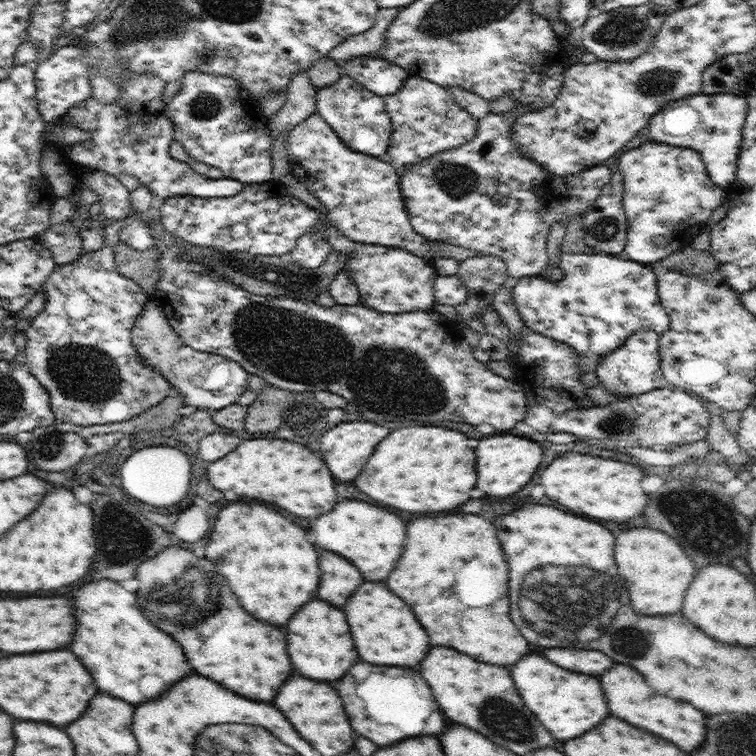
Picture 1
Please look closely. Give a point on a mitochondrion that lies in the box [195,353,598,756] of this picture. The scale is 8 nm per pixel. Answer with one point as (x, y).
(499, 716)

